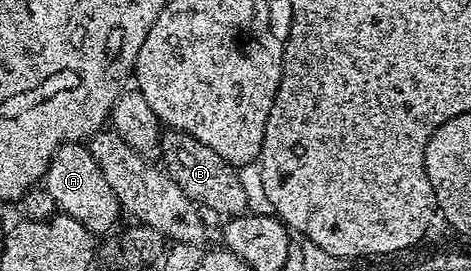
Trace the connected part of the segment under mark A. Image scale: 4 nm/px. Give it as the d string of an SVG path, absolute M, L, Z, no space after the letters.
M84 144L60 145L49 161L49 170L43 178L43 188L51 195L56 208L73 221L78 221L82 230L94 235L109 233L123 217L123 210L115 191L111 191L107 179L103 179L103 171L99 171L99 163L89 154Z

